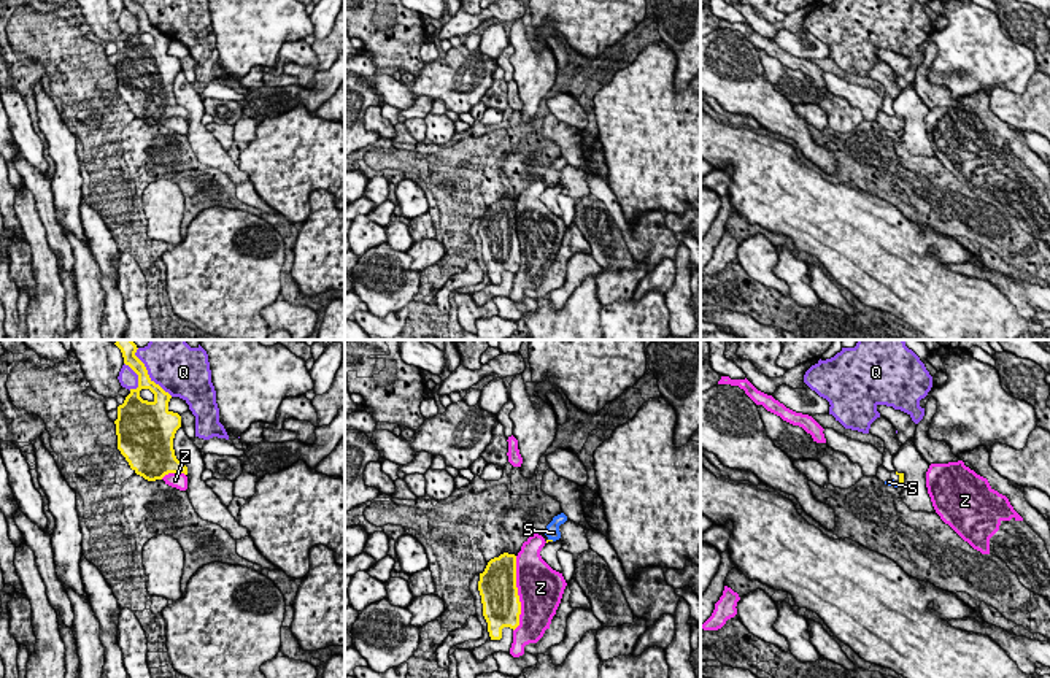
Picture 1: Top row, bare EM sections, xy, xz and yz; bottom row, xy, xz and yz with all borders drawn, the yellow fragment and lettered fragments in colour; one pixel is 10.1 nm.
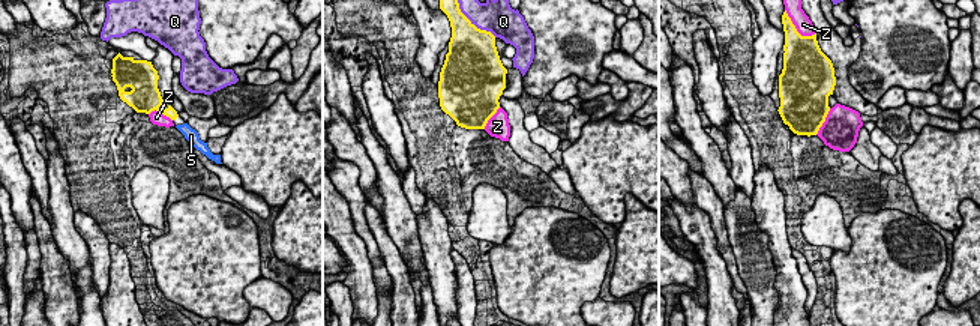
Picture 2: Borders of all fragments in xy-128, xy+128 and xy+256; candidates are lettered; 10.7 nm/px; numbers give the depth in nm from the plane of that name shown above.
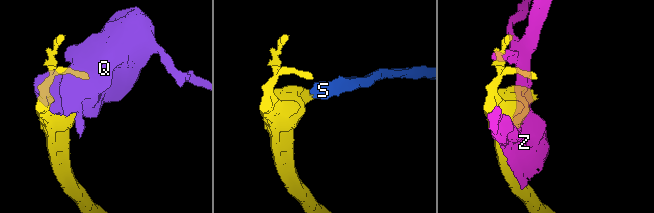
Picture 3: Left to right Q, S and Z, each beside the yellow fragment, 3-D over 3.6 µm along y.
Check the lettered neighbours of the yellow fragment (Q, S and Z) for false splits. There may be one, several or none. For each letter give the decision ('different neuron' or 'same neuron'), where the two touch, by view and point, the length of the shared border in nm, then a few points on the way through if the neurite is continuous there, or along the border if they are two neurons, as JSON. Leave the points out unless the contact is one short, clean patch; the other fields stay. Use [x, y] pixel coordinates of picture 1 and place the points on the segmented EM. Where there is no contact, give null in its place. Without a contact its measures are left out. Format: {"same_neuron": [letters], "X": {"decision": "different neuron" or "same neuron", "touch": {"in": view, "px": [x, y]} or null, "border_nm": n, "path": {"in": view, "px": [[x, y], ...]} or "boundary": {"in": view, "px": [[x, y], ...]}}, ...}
{"same_neuron": ["S"], "Q": {"decision": "different neuron", "touch": {"in": "xy", "px": [146, 373]}, "border_nm": 600}, "S": {"decision": "same neuron", "touch": {"in": "xz", "px": [552, 540]}, "border_nm": 70, "path": {"in": "xz", "px": [[547, 540], [552, 540], [553, 532]]}}, "Z": {"decision": "different neuron", "touch": {"in": "xz", "px": [517, 594]}, "border_nm": 750}}

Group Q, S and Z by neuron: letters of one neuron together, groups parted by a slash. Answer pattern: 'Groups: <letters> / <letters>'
Groups: Q / S / Z

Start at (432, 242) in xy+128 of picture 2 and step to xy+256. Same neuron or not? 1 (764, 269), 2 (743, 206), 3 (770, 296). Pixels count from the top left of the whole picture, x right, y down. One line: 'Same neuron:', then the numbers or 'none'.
Same neuron: none

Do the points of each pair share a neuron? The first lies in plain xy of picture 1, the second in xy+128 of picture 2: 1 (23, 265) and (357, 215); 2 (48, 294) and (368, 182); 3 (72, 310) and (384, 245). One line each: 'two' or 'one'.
1: two
2: two
3: one

